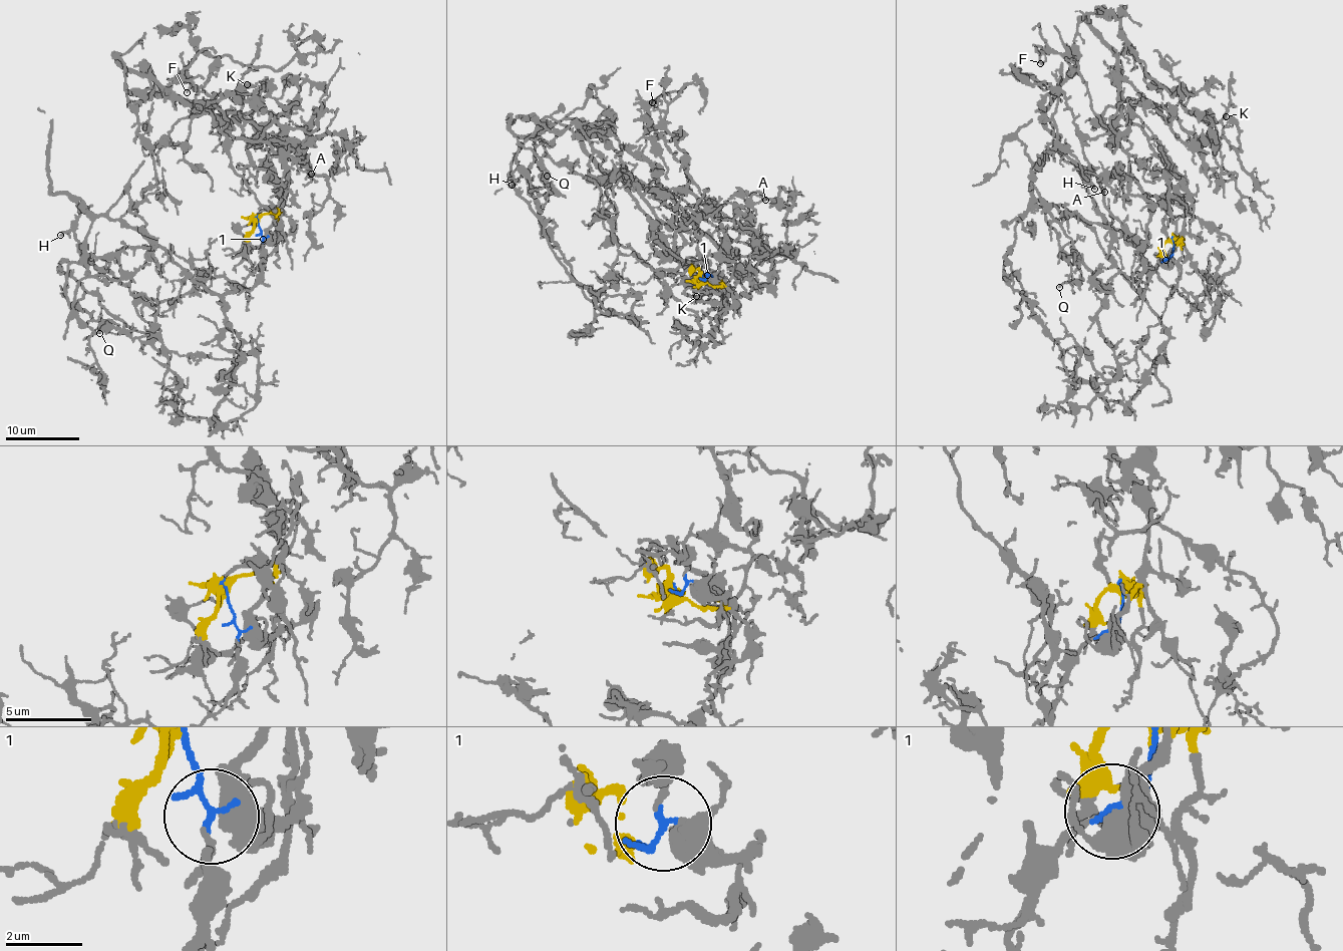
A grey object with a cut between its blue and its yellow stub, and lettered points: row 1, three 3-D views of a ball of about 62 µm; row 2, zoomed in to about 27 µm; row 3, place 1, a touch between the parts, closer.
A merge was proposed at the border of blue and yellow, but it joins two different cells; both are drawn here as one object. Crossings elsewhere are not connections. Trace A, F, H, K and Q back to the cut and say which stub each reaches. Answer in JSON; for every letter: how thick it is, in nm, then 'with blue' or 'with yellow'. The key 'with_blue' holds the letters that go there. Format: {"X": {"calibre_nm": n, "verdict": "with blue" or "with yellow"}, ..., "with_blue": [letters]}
{"A": {"calibre_nm": 140, "verdict": "with yellow"}, "F": {"calibre_nm": 120, "verdict": "with yellow"}, "H": {"calibre_nm": 140, "verdict": "with blue"}, "K": {"calibre_nm": 120, "verdict": "with yellow"}, "Q": {"calibre_nm": 160, "verdict": "with blue"}, "with_blue": ["H", "Q"]}

